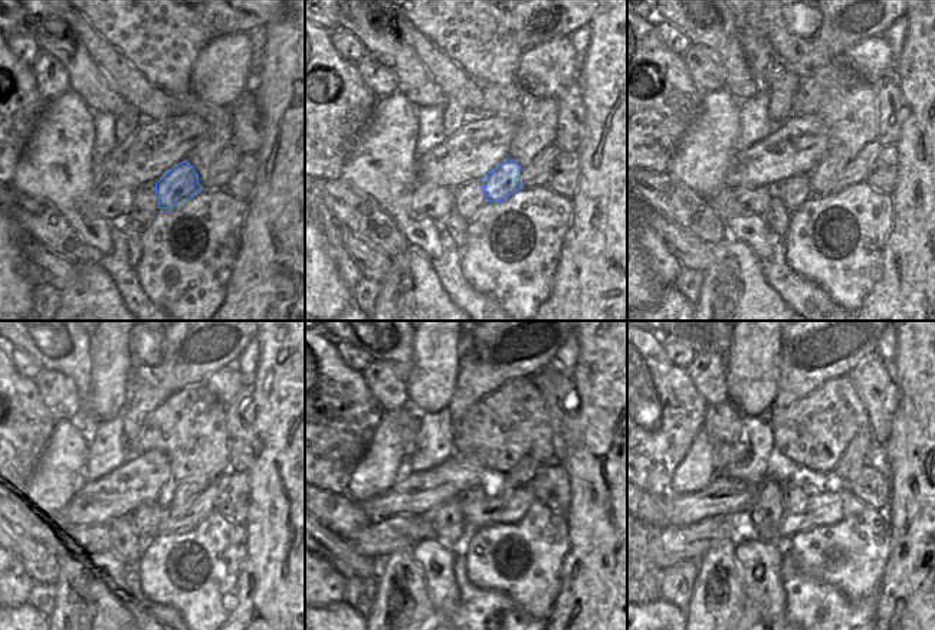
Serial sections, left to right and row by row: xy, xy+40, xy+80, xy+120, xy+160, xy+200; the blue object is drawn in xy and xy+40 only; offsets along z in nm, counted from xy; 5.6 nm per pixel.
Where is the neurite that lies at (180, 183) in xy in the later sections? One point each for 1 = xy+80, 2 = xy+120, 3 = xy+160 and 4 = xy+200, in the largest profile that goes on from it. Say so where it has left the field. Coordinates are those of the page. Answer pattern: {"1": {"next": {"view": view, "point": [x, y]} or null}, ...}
{"1": {"next": {"view": "xy+80", "point": [822, 180]}}, "2": {"next": {"view": "xy+120", "point": [181, 491]}}, "3": {"next": {"view": "xy+160", "point": [524, 472]}}, "4": {"next": {"view": "xy+200", "point": [853, 459]}}}

